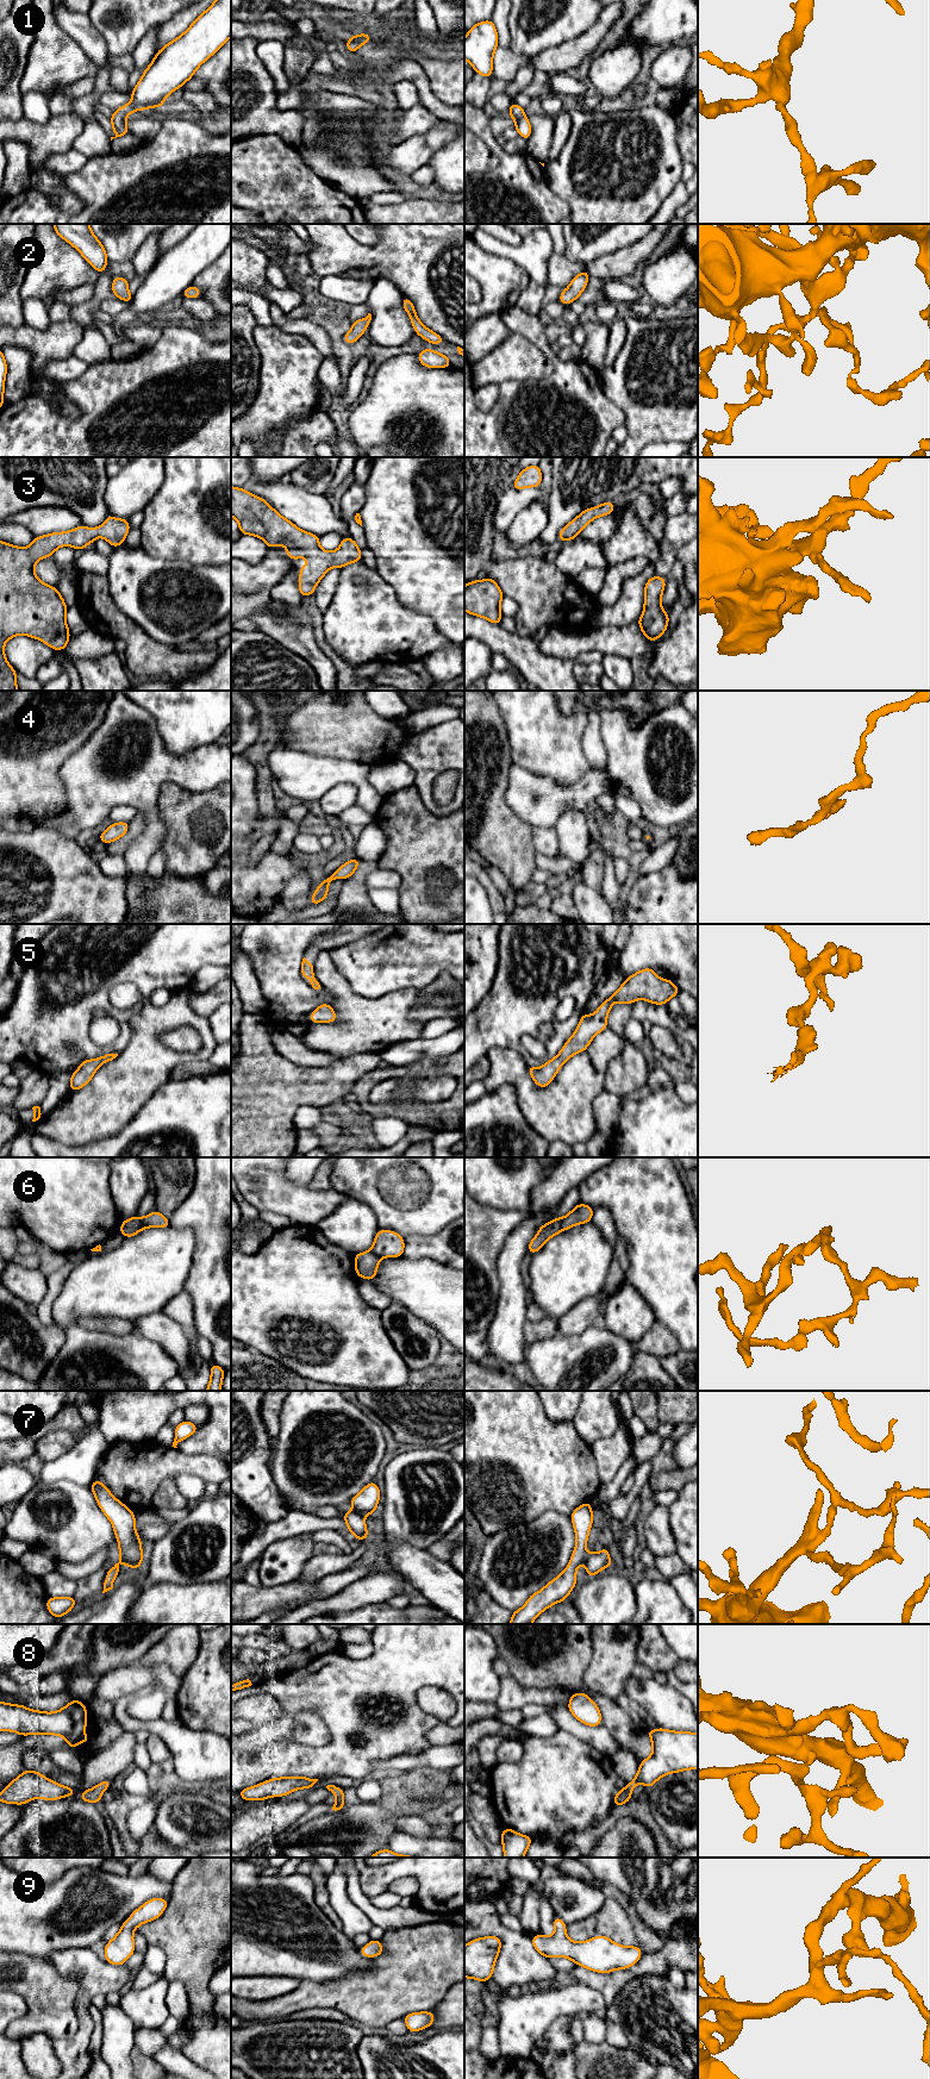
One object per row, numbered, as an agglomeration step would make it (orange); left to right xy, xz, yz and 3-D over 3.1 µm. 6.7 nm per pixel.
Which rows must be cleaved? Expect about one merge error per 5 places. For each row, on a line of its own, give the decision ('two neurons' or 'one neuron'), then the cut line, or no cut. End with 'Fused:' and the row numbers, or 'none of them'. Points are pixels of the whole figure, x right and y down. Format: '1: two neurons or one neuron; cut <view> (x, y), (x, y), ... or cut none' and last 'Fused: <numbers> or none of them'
1: one neuron; cut none
2: one neuron; cut none
3: one neuron; cut none
4: one neuron; cut none
5: one neuron; cut none
6: one neuron; cut none
7: one neuron; cut none
8: one neuron; cut none
9: one neuron; cut none
Fused: none of them

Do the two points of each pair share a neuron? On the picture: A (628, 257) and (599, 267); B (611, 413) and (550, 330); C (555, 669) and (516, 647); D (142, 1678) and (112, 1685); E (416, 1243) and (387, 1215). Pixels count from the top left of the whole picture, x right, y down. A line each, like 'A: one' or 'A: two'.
A: one
B: two
C: one
D: one
E: two

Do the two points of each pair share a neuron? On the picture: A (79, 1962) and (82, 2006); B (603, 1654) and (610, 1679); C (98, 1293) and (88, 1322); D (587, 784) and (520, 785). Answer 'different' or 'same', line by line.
A: same
B: same
C: different
D: same

